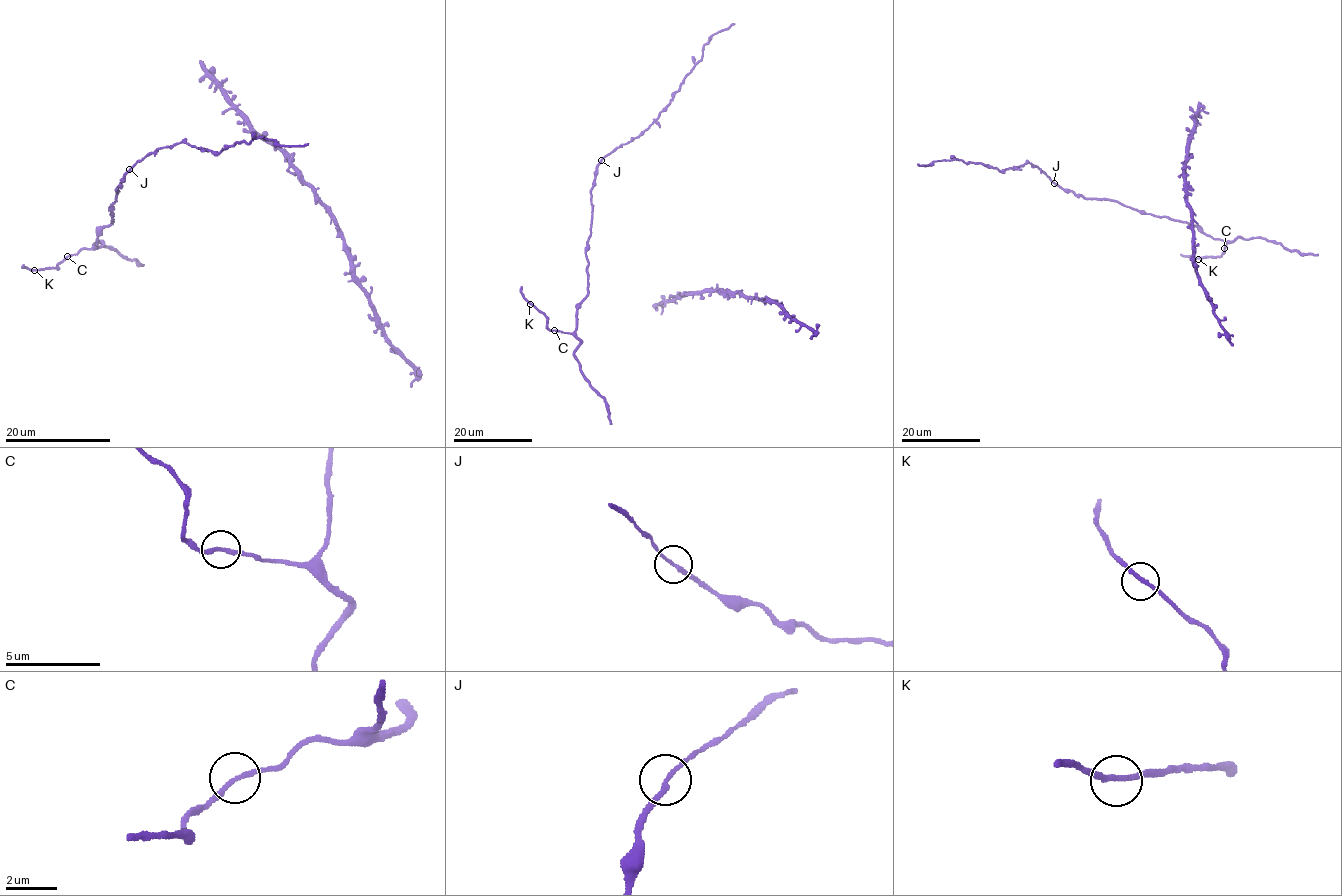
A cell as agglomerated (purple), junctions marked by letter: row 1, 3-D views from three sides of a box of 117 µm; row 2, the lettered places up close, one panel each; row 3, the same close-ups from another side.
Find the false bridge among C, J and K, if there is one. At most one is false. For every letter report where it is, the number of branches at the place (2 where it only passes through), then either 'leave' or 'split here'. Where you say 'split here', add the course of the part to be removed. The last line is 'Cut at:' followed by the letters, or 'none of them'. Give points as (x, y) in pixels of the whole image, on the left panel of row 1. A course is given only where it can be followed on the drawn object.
C: (67, 256) | 2 | leave
J: (129, 169) | 2 | split here | (129, 169), (156, 148), (181, 142), (218, 154), (254, 138), (281, 144), (308, 143)
K: (34, 270) | 2 | leave
Cut at: J

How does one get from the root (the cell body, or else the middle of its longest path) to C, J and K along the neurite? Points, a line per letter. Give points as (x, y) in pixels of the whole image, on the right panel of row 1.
C: (1170, 217), (1196, 225), (1213, 238), (1225, 240), (1224, 248)
J: (1170, 217), (1144, 213), (1115, 201), (1083, 198), (1054, 183)
K: (1170, 217), (1196, 225), (1213, 238), (1227, 242), (1220, 256), (1198, 259)

